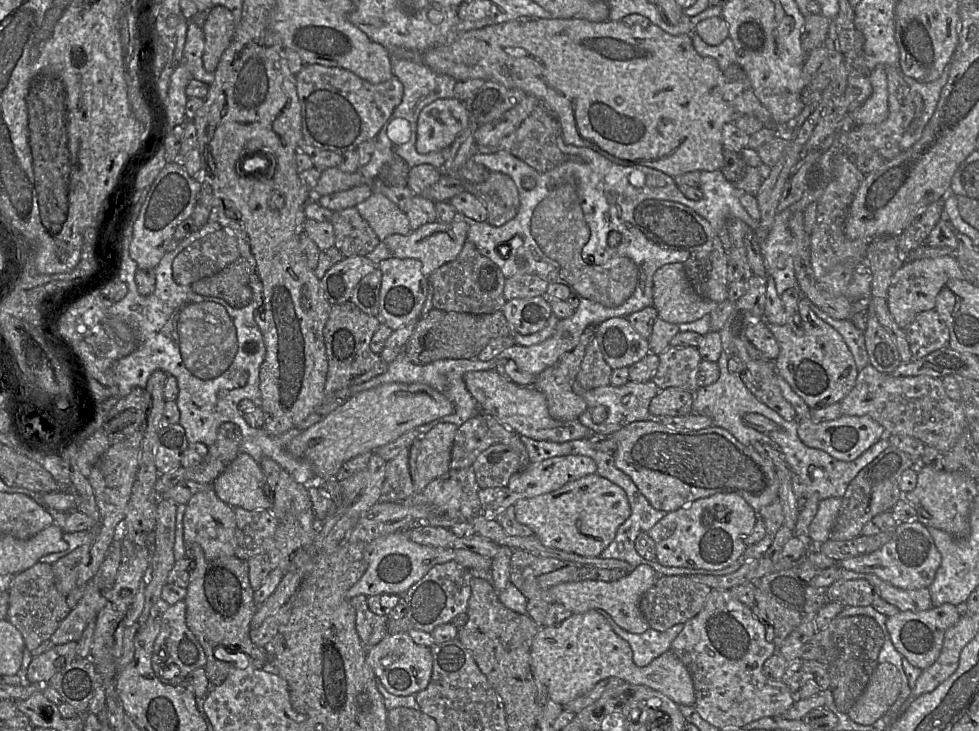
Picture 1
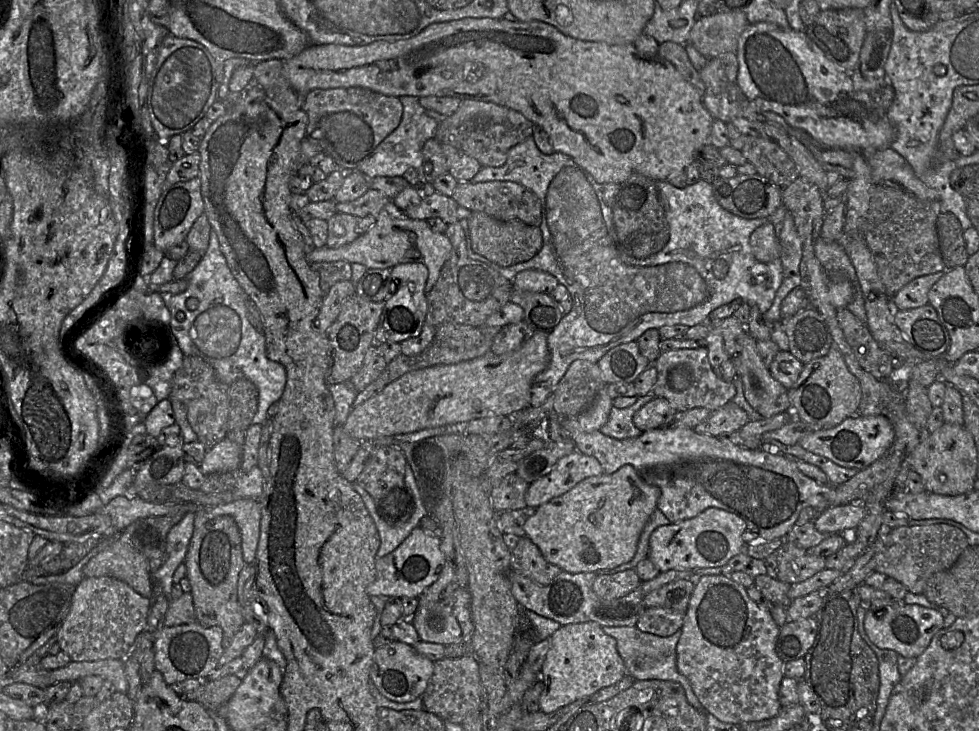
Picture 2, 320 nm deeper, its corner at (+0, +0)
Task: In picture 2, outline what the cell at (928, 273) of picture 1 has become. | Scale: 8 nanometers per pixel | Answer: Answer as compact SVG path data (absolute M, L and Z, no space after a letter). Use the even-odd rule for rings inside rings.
M945 271L913 279L902 287L891 299L893 310L909 310L928 303L928 292Z

